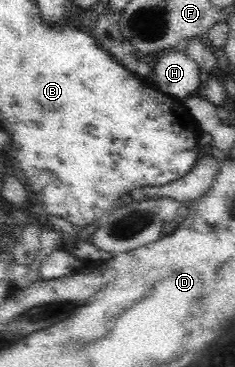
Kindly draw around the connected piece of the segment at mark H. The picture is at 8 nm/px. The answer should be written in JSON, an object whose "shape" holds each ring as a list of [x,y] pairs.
{"shape":[[[180,47],[165,49],[151,58],[153,85],[164,94],[185,100],[204,85],[200,66]]]}

